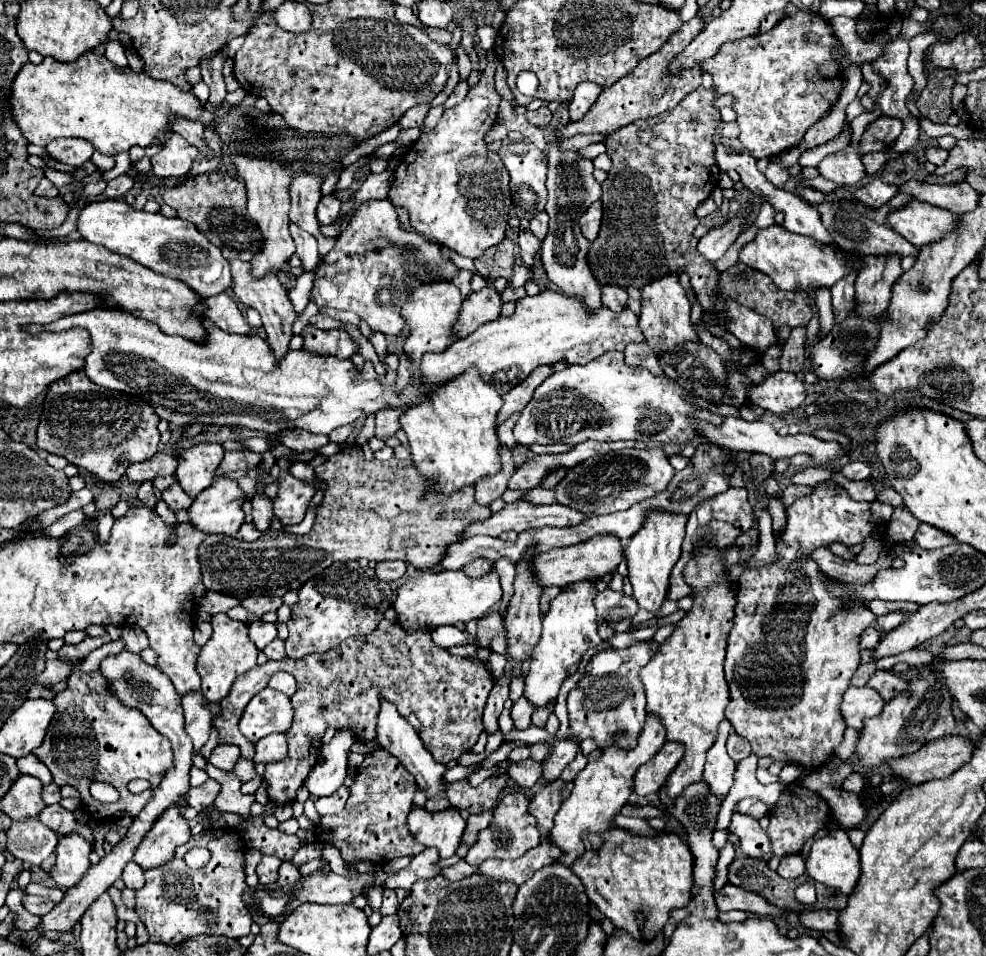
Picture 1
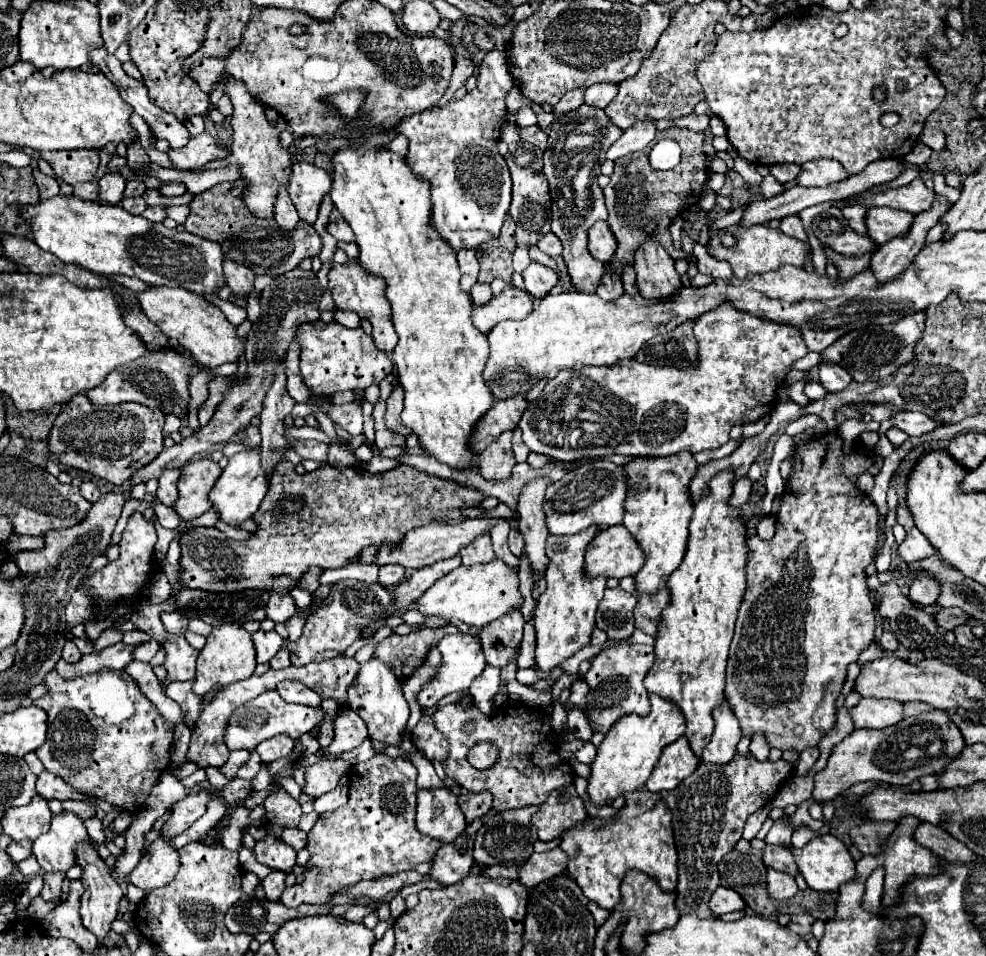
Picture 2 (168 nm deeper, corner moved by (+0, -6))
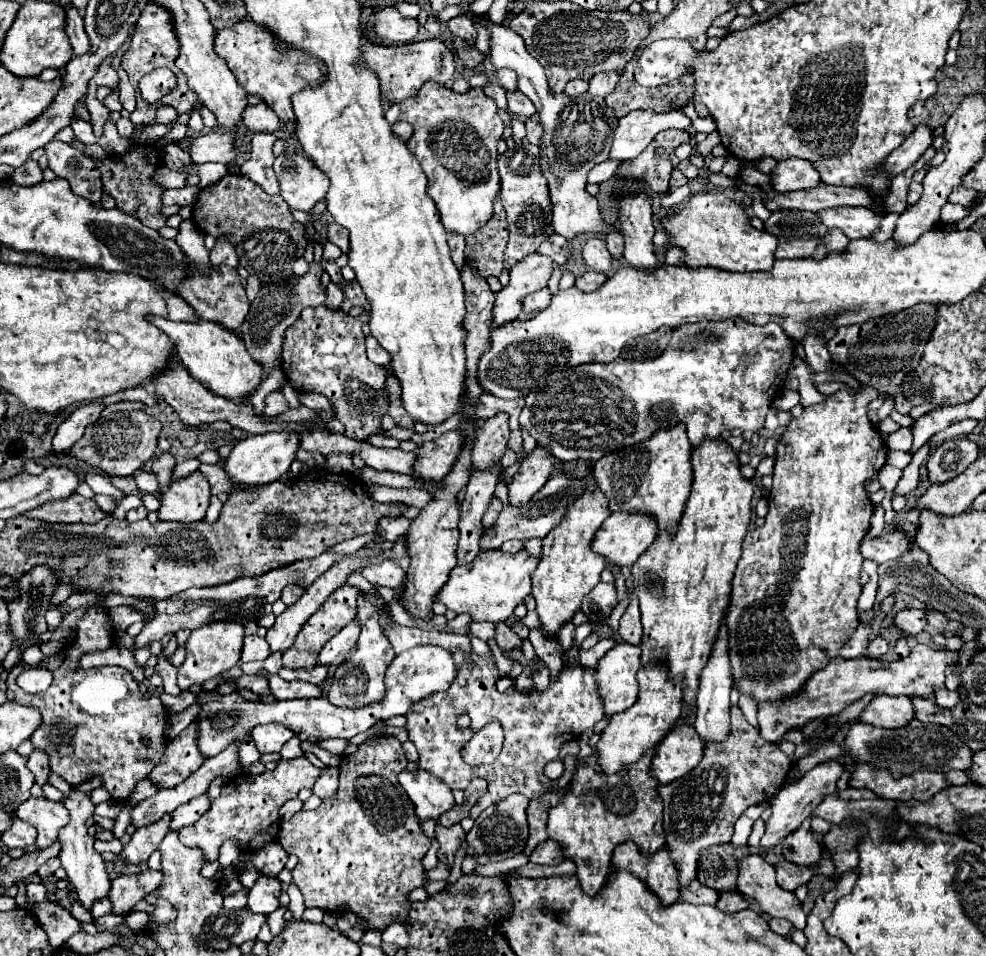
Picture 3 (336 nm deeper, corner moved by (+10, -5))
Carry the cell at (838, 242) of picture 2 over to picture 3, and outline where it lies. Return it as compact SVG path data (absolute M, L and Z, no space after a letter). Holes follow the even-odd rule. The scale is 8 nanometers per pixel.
M804 210L772 212L764 228L780 240L776 258L810 258L824 238L818 214Z

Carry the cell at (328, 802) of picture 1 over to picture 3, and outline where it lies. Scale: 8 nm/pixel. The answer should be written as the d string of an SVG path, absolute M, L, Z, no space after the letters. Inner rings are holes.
M338 768L324 770L312 788L312 792L318 798L330 798L330 796L334 796L336 790L338 790Z

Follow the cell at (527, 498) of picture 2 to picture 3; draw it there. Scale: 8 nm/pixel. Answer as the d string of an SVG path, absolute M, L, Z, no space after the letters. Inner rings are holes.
M540 446L528 458L522 460L520 470L512 476L512 482L508 486L508 496L512 506L522 506L530 502L530 498L550 478L552 462L554 462L554 456Z

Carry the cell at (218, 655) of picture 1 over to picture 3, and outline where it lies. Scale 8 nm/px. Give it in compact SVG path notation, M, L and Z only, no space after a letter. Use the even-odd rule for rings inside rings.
M218 622L218 624L208 624L206 628L192 630L186 642L186 660L178 668L180 690L188 690L194 684L202 684L234 668L240 660L242 644L244 644L244 626L240 622Z

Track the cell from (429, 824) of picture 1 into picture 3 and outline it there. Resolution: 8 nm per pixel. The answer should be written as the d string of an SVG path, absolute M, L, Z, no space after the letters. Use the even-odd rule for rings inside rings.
M404 770L398 780L406 790L408 798L412 800L420 822L438 822L440 816L456 804L452 790L446 784L442 784L442 780L430 776L424 770L418 770L418 774L410 774Z

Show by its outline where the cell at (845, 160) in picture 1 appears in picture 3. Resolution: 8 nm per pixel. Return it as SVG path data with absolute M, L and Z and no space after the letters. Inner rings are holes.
M790 158L790 160L778 162L770 178L772 178L772 186L776 192L810 190L822 184L818 170L802 158Z

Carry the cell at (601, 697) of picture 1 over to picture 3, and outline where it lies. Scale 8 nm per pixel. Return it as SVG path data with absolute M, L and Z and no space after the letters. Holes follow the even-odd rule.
M626 642L608 650L594 668L594 680L598 694L604 702L604 716L610 718L616 712L630 708L638 698L636 672L640 668L640 646Z

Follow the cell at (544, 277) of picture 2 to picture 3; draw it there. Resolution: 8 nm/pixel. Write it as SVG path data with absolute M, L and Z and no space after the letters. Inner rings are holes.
M542 288L542 290L538 290L538 292L530 294L530 296L526 296L524 308L522 308L522 312L520 312L518 318L524 320L524 318L536 316L540 310L544 310L544 308L550 304L550 300L552 300L552 292L550 292L548 288Z

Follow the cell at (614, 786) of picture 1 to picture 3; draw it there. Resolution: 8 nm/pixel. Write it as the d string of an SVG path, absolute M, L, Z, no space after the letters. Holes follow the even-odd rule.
M640 668L638 686L640 696L636 704L626 712L614 714L596 744L596 760L606 776L626 770L630 764L638 762L644 752L654 748L682 718L682 686L678 680L666 680L666 672L662 672L662 668Z

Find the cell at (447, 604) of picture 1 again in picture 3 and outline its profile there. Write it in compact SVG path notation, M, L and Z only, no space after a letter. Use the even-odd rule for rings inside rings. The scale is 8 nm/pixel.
M484 550L470 564L456 566L450 572L448 582L434 596L434 602L446 604L456 614L468 614L474 622L506 622L514 608L524 602L532 590L532 572L538 560L526 550L516 554L504 554L502 550Z

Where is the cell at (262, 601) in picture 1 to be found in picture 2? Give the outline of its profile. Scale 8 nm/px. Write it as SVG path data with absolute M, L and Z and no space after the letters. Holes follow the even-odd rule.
M284 593L284 595L276 595L274 599L270 599L266 605L266 613L268 613L268 619L272 619L274 623L288 621L288 617L296 615L296 605L294 605L292 595Z

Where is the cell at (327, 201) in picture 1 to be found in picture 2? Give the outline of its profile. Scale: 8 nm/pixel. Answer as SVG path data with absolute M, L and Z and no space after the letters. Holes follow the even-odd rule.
M344 219L328 223L328 233L332 237L336 237L338 241L344 241L344 243L354 243L354 239L356 239L354 233L352 233L352 229L350 229L350 225Z

